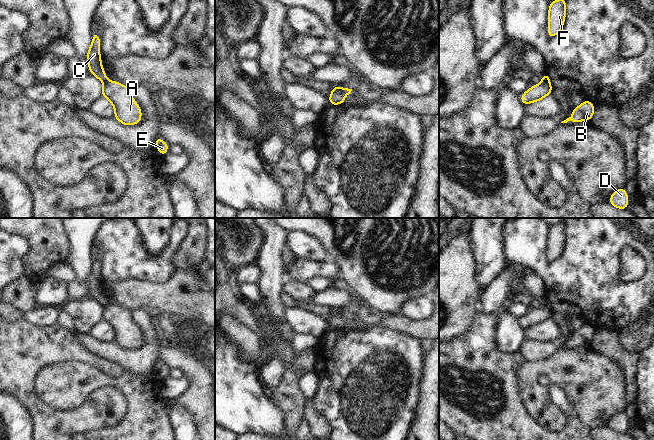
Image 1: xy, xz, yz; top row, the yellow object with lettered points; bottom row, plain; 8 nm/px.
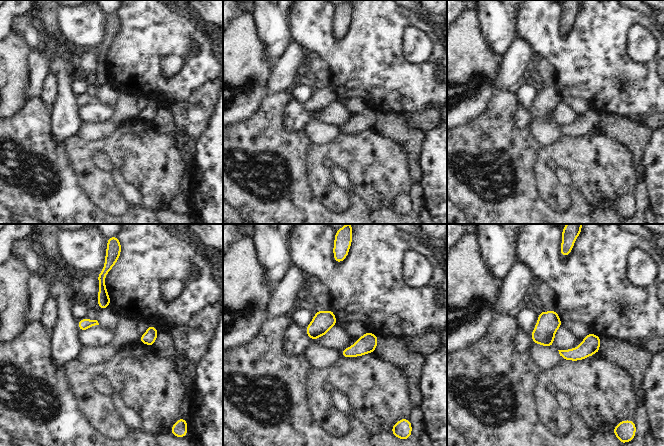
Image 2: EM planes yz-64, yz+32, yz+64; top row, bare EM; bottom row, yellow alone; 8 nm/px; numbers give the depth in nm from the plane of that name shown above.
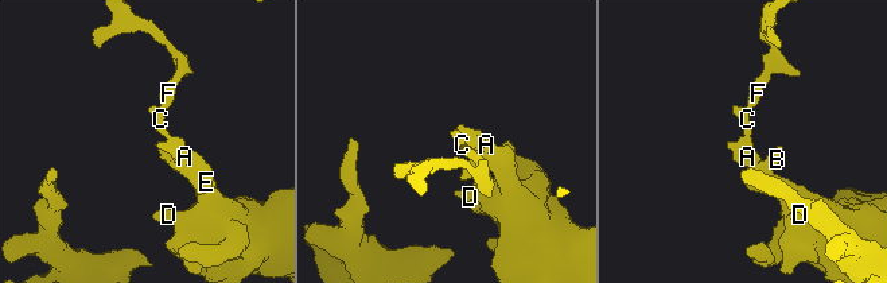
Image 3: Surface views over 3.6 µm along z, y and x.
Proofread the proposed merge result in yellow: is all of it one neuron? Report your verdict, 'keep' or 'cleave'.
cleave

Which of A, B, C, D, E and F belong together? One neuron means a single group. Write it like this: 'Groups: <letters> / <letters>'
Groups: A B D E / C F.

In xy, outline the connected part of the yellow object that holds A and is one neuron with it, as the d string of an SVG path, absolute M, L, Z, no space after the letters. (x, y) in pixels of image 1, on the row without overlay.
M108 305L103 309L101 320L114 332L114 342L125 350L133 350L142 345L142 333L132 320L130 310L118 305Z

